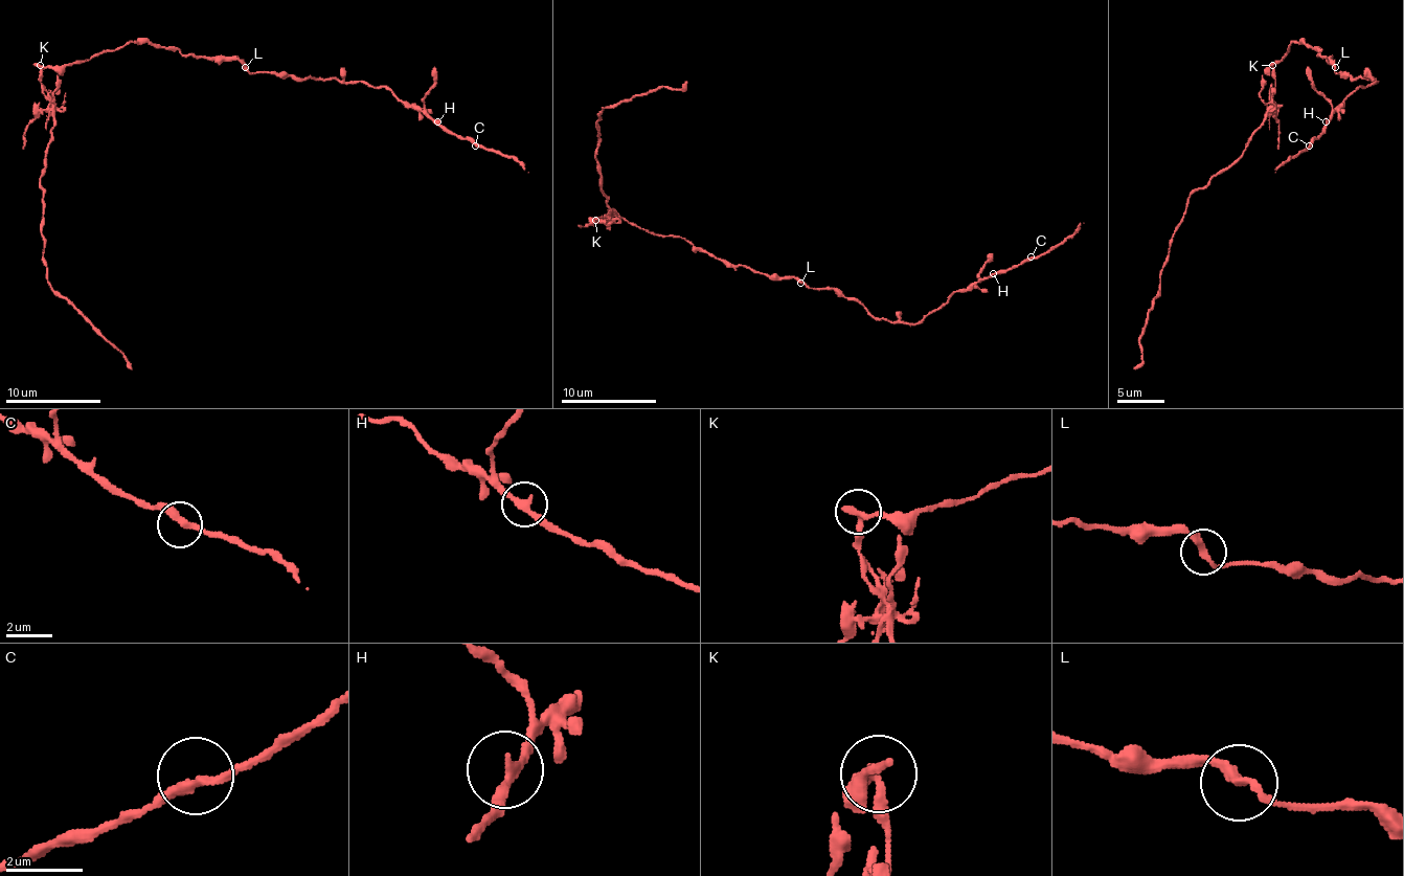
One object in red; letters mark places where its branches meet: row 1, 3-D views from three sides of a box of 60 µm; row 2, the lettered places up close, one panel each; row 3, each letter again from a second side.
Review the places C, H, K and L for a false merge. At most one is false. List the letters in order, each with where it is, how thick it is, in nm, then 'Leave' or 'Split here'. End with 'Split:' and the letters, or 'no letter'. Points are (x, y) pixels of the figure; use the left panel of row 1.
C: Place: (475, 146). Thickness 260 nm. Leave
H: Place: (437, 121). Thickness 280 nm. Leave
K: Place: (40, 65). Thickness 260 nm. Split here
L: Place: (245, 67). Thickness 240 nm. Leave
Split: K

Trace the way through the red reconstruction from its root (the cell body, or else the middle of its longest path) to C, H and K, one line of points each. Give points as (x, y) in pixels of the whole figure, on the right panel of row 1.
C: (1297, 43), (1314, 48), (1337, 72), (1352, 79), (1375, 82), (1359, 86), (1330, 114), (1326, 129), (1309, 146)
H: (1297, 43), (1314, 48), (1337, 72), (1352, 79), (1375, 82), (1359, 86), (1326, 121)
K: (1297, 43), (1294, 41), (1288, 52), (1268, 67), (1273, 65)

